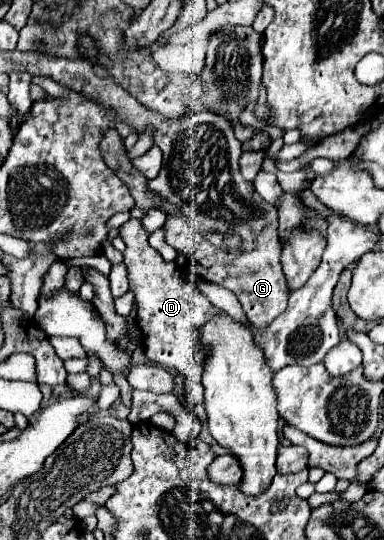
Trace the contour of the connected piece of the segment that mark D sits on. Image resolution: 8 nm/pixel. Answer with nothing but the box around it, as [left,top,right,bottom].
[118,218,210,420]

